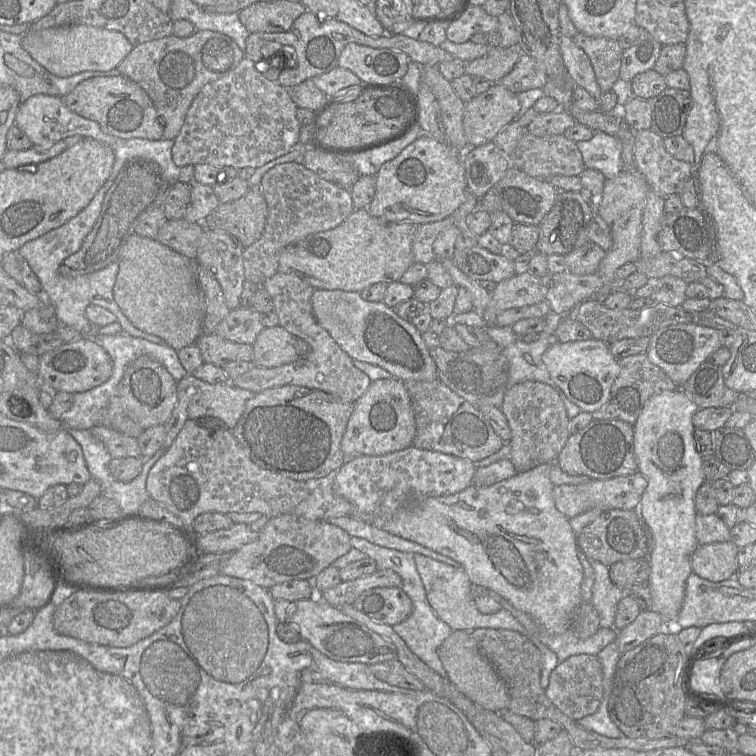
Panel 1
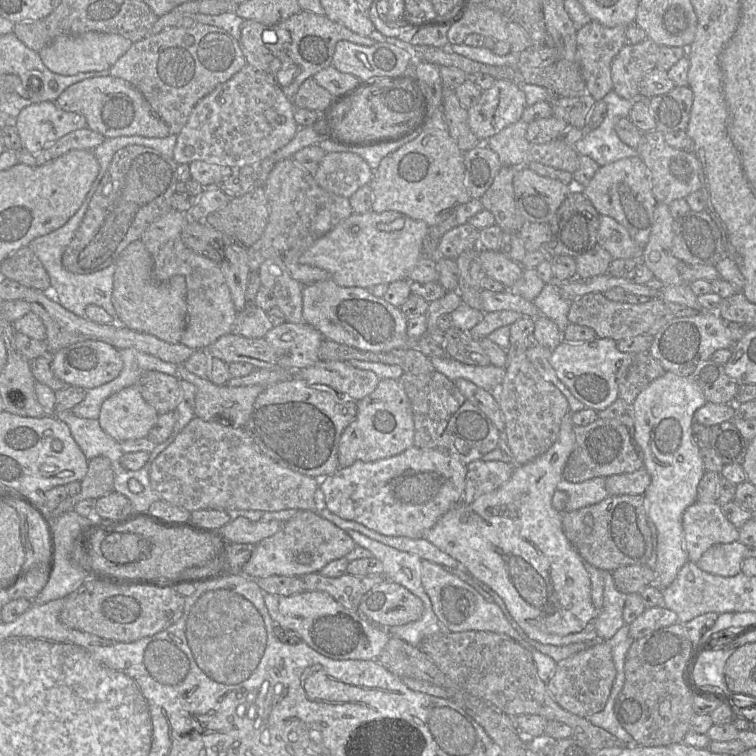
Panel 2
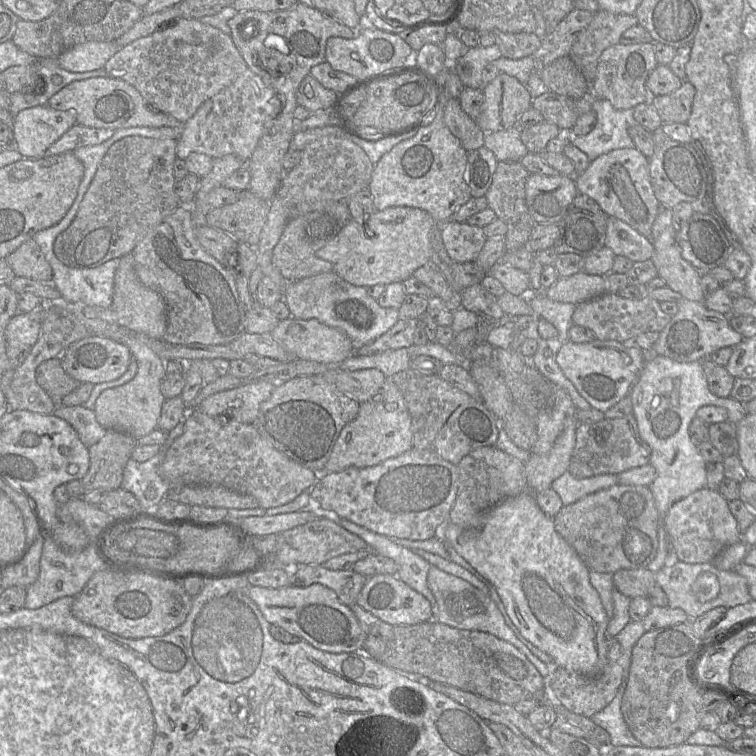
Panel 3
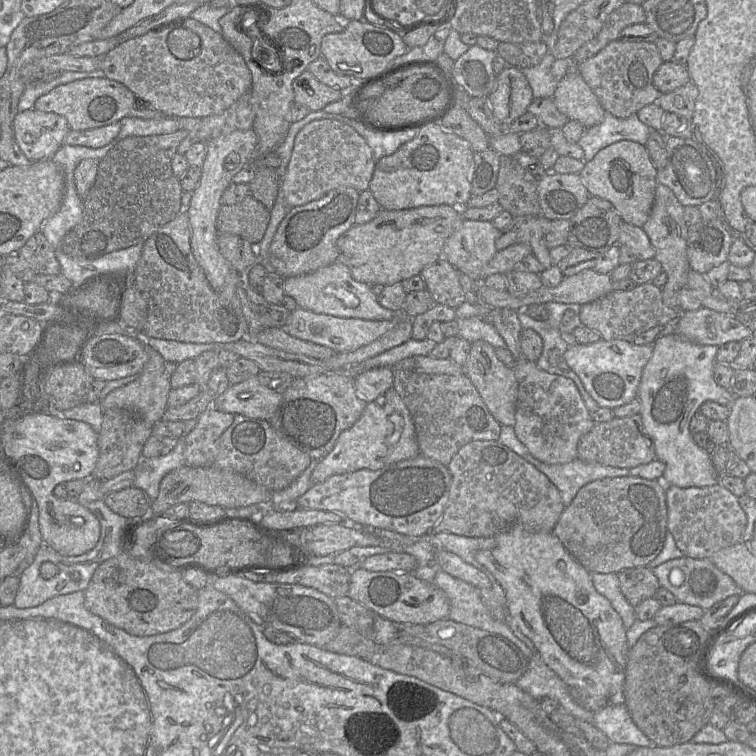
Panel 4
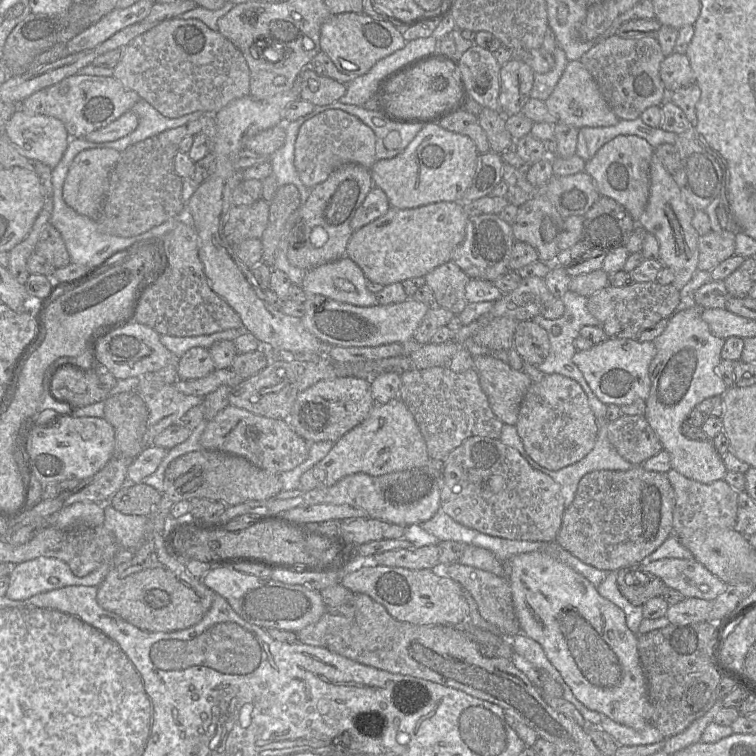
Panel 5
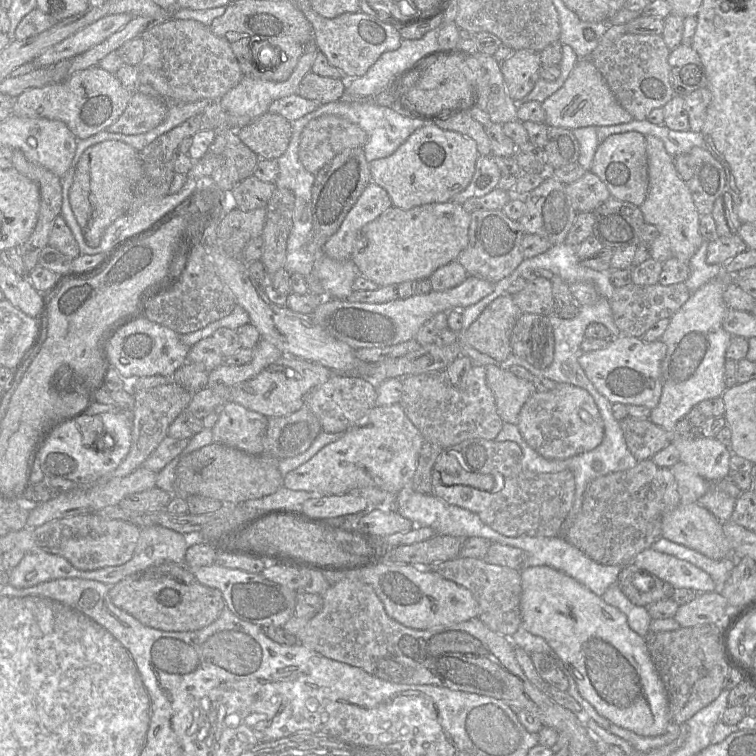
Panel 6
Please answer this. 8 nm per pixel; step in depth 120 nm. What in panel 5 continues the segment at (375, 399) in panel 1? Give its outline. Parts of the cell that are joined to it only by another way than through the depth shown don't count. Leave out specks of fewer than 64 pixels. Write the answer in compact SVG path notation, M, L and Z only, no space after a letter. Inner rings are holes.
M399 397L386 404L375 404L367 418L342 436L328 454L300 478L303 492L329 487L346 476L365 473L381 476L427 465L429 455L423 435L407 406Z

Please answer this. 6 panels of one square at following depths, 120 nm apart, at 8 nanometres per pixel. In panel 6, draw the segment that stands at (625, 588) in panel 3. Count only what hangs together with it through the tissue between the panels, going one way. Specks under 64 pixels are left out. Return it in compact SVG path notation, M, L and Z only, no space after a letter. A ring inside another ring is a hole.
M633 563L622 568L617 579L621 592L636 606L648 607L659 600L671 598L674 588Z

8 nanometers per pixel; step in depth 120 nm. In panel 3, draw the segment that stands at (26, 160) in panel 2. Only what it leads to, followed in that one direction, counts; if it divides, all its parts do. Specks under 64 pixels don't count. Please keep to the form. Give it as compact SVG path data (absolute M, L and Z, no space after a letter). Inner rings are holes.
M75 124L67 130L55 143L45 151L44 156L54 156L65 152L73 152L83 146L99 145L109 139L113 129L90 128Z

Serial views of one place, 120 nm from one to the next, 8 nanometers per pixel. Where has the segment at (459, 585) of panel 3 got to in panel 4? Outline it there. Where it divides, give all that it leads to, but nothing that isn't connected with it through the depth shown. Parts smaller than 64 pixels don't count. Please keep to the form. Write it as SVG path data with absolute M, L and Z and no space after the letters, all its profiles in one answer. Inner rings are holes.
M442 570L435 575L434 584L449 599L450 620L499 634L515 644L528 659L532 657L533 651L513 634L507 623L490 615L481 600L479 588Z

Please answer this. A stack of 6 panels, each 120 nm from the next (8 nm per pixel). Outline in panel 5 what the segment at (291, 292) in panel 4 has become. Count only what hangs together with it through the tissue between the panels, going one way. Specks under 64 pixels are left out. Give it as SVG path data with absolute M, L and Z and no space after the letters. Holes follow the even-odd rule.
M347 256L308 270L300 286L308 296L321 295L338 302L348 303L359 307L378 305L375 294L370 292L366 287L367 278L363 271Z

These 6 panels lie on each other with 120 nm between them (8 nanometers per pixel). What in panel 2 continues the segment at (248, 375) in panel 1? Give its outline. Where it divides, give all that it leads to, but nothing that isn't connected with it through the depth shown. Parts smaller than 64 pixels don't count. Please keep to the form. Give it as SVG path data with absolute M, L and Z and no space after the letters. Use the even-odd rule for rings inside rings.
M283 257L267 259L258 273L261 285L274 294L276 306L283 312L286 322L306 323L302 314L304 285L291 277ZM317 361L310 367L292 372L292 379L301 379L310 385L329 386L343 397L359 401L372 393L380 379L369 370L351 366L347 361Z

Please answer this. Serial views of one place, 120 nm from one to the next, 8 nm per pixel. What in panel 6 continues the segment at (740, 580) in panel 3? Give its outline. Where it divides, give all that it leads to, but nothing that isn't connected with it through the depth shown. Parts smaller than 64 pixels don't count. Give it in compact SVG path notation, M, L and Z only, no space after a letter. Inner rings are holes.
M651 547L637 554L632 563L669 583L674 589L689 588L697 593L717 590L711 576L700 568Z

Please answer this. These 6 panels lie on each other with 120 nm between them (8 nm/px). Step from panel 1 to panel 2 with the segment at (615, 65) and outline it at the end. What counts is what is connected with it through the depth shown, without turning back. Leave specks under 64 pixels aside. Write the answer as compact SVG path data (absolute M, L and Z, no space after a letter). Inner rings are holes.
M591 20L576 33L577 64L586 84L586 92L595 101L602 100L613 89L611 63L624 46L624 34L627 26L607 27Z

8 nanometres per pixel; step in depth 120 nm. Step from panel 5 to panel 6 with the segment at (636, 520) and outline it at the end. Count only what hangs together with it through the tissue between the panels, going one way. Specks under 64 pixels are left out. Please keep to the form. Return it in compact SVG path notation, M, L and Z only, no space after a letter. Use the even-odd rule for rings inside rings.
M652 459L638 461L631 469L606 474L588 484L581 510L565 540L597 563L626 566L661 537L662 517L679 504L677 483L670 469L656 465Z

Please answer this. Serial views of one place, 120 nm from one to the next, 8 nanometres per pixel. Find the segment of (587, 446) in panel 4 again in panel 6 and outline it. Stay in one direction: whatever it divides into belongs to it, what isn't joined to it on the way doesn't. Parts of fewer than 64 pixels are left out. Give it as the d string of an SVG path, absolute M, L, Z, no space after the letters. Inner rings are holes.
M626 417L620 421L626 445L637 461L651 459L669 443L669 434L649 419Z

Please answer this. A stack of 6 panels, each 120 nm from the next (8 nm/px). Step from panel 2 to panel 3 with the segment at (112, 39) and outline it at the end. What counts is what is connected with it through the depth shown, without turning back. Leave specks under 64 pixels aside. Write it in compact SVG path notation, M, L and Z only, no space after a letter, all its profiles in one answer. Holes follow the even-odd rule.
M88 41L75 45L57 57L59 66L69 72L88 72L104 68L121 47L115 41Z

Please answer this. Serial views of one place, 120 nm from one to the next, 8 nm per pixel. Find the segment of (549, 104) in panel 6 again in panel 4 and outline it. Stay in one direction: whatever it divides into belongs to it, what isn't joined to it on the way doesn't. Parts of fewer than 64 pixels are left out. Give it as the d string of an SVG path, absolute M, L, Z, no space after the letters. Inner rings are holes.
M577 66L558 82L552 99L562 114L569 120L579 122L585 128L598 125L604 119L605 110Z

